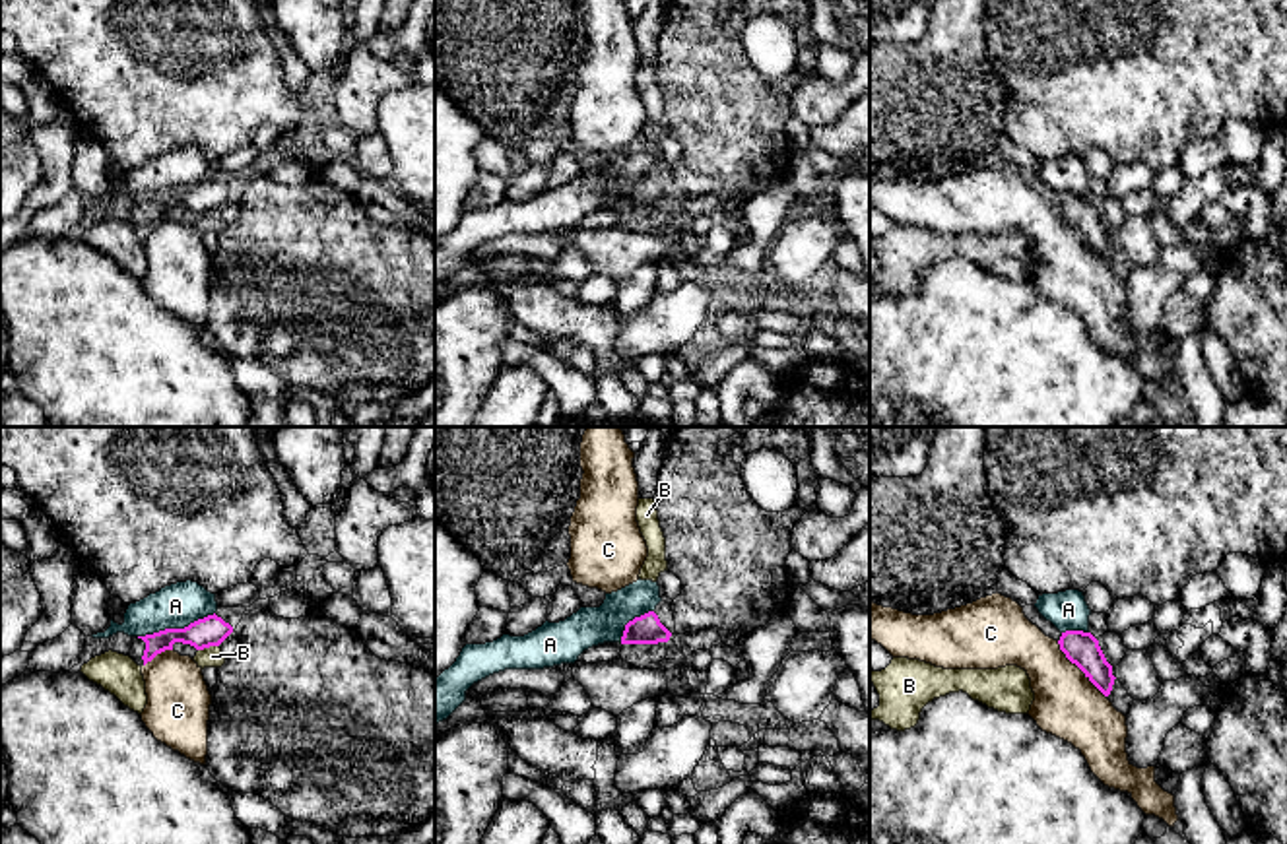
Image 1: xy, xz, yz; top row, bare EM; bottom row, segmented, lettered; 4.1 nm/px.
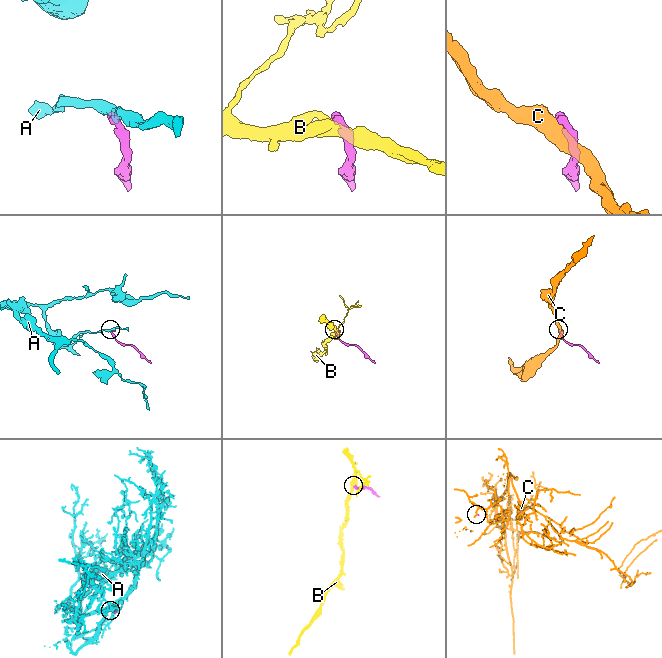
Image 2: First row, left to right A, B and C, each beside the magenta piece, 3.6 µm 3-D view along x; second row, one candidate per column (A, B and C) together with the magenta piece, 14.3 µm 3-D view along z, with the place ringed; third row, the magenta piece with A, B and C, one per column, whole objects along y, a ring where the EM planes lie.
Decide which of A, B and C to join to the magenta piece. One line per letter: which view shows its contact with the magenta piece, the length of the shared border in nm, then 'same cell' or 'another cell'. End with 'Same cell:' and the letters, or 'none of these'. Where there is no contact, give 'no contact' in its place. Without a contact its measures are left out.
A: xy | 340 nm | another cell
B: xy | 90 nm | another cell
C: yz | 320 nm | another cell
Same cell: none of these

